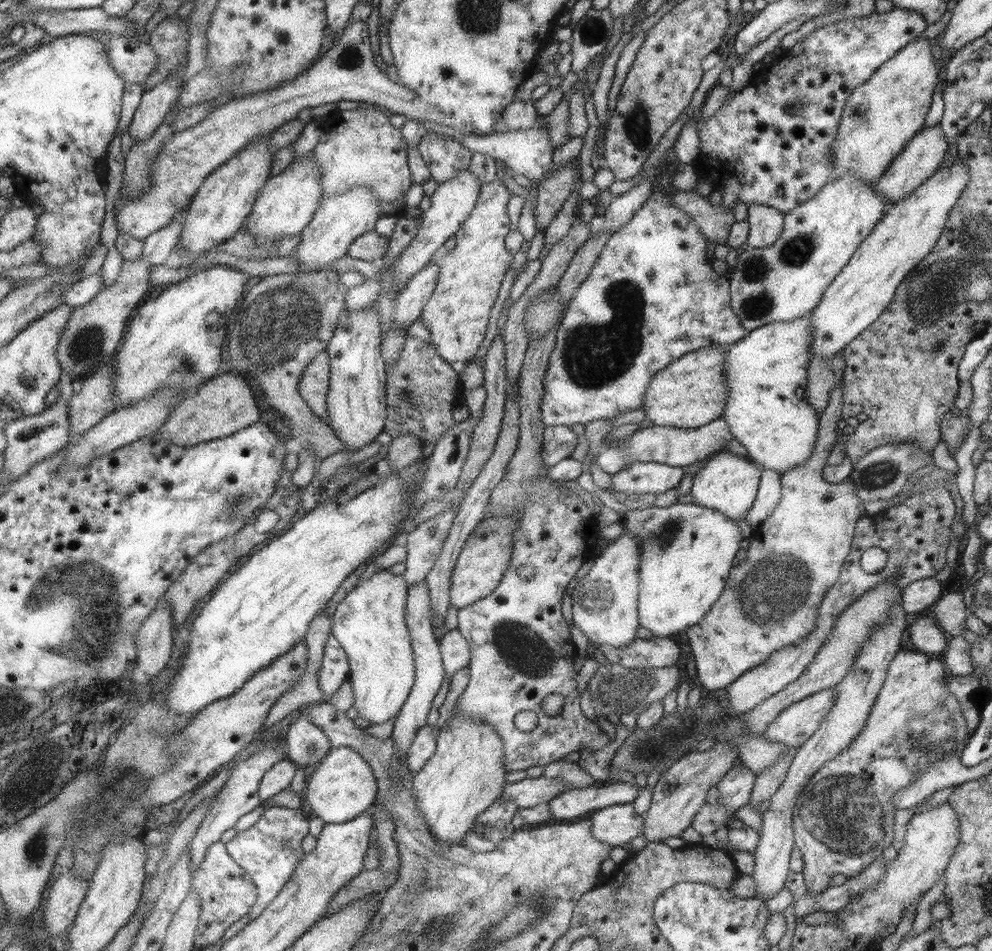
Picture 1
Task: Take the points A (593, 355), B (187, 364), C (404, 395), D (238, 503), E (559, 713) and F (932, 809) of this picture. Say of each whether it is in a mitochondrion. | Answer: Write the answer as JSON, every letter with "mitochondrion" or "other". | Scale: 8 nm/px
{"A":"mitochondrion","B":"mitochondrion","C":"mitochondrion","D":"mitochondrion","E":"other","F":"other"}

